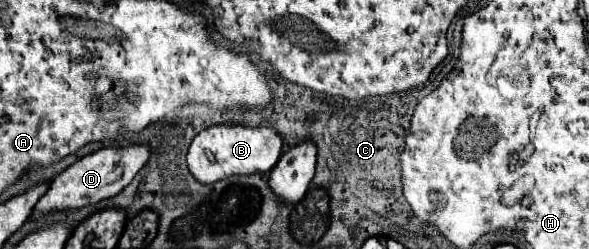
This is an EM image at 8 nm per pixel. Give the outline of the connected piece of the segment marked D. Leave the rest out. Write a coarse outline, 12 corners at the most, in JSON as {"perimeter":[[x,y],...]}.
{"perimeter":[[148,145],[104,147],[52,181],[32,217],[118,195]]}

